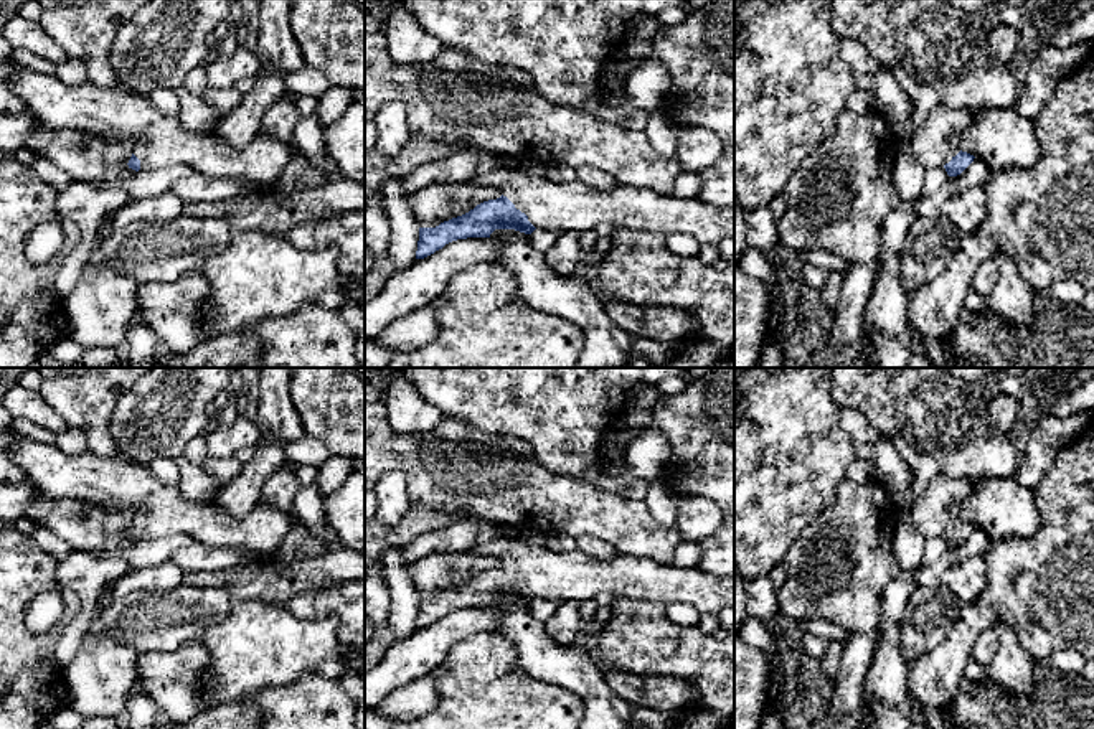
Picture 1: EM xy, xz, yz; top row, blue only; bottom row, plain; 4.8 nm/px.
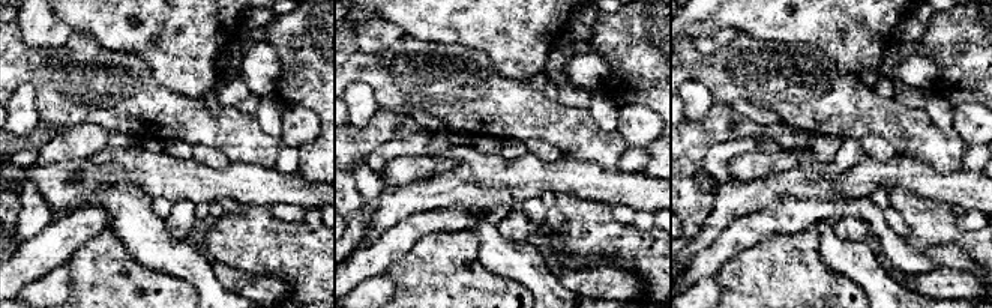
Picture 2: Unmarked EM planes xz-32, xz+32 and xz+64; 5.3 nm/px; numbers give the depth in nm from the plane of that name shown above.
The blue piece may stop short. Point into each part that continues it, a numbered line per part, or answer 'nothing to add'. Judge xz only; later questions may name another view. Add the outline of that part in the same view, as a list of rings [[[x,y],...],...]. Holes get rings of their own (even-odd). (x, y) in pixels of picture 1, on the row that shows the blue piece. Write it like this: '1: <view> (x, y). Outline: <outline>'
1: xz (575, 206). Outline: [[[498,168],[472,180],[477,186],[493,186],[507,196],[516,209],[528,216],[536,229],[546,229],[556,236],[563,233],[596,231],[599,224],[614,229],[645,231],[653,234],[686,234],[701,244],[716,244],[724,238],[734,238],[734,211],[701,203],[698,198],[675,198],[658,195],[648,188],[619,185],[611,191],[596,190],[581,180],[554,183],[546,176],[528,176],[518,168]]]

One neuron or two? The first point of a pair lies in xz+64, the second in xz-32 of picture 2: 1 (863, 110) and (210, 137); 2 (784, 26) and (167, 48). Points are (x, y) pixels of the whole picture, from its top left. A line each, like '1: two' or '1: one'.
1: one
2: one

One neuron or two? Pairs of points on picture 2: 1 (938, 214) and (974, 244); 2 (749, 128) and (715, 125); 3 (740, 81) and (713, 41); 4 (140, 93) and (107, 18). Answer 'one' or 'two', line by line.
1: one
2: one
3: two
4: two

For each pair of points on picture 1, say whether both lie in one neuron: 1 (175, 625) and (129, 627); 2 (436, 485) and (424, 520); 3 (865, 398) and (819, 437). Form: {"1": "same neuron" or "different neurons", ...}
{"1": "same neuron", "2": "different neurons", "3": "different neurons"}

